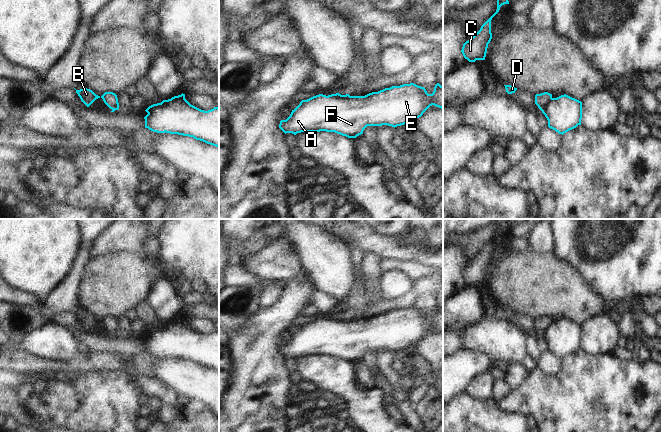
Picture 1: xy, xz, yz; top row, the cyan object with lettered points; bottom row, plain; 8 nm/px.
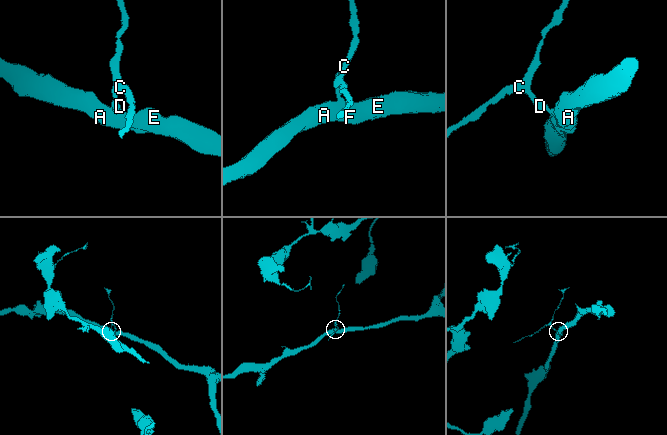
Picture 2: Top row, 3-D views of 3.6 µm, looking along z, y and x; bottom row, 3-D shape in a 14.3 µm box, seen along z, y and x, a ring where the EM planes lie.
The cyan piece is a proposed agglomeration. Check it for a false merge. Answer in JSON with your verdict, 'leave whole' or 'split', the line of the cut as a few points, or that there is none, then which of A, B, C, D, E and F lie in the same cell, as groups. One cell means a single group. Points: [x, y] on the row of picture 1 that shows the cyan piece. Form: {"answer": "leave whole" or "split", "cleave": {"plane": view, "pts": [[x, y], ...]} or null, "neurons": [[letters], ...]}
{"answer": "split", "cleave": {"plane": "yz", "pts": [[552, 98], [541, 110]]}, "neurons": [["A", "B", "E", "F"], ["C", "D"]]}

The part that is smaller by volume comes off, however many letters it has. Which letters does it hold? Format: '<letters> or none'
C, D

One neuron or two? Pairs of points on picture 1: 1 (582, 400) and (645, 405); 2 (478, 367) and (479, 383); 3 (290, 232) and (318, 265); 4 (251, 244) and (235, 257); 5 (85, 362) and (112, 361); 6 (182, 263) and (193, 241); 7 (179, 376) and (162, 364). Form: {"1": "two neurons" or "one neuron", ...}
{"1": "one neuron", "2": "two neurons", "3": "one neuron", "4": "one neuron", "5": "one neuron", "6": "one neuron", "7": "one neuron"}

